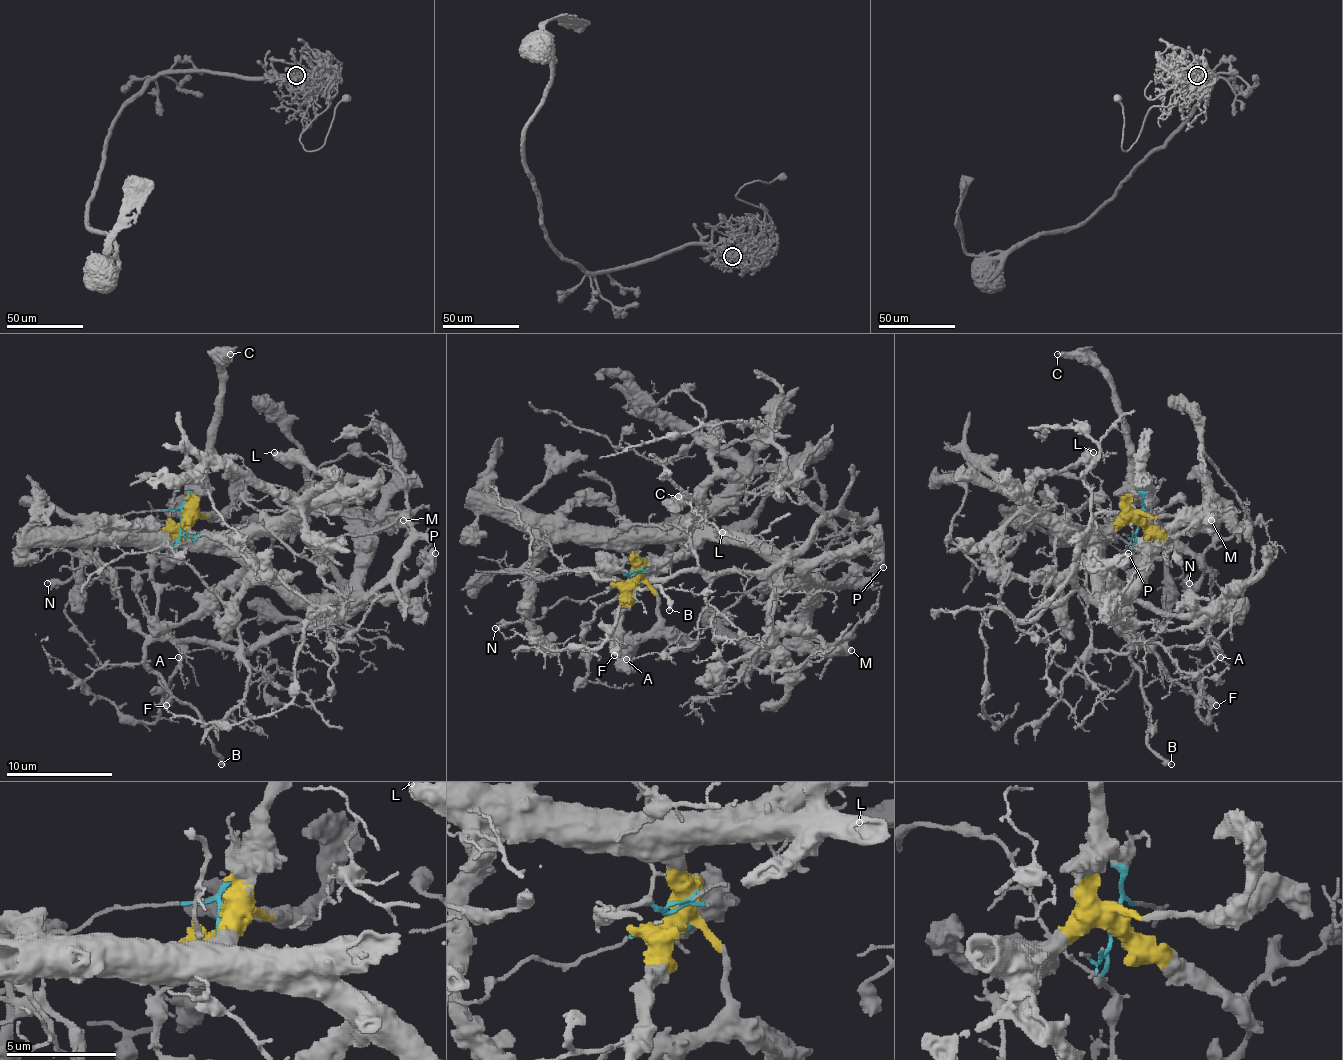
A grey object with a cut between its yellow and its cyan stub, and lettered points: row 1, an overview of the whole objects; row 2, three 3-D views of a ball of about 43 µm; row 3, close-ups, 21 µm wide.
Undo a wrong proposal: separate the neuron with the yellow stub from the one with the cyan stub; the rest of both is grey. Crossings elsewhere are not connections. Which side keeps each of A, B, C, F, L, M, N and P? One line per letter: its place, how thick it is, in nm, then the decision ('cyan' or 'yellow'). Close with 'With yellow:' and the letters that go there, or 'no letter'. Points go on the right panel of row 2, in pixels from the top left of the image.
A: at (1220, 657); 120 nm thick; cyan
B: at (1171, 764); 280 nm thick; cyan
C: at (1057, 354); 400 nm thick; yellow
F: at (1216, 705); 500 nm thick; cyan
L: at (1093, 452); 600 nm thick; yellow
M: at (1211, 520); 650 nm thick; yellow
N: at (1189, 583); 240 nm thick; cyan
P: at (1128, 553); 550 nm thick; yellow
With yellow: C, L, M, P

